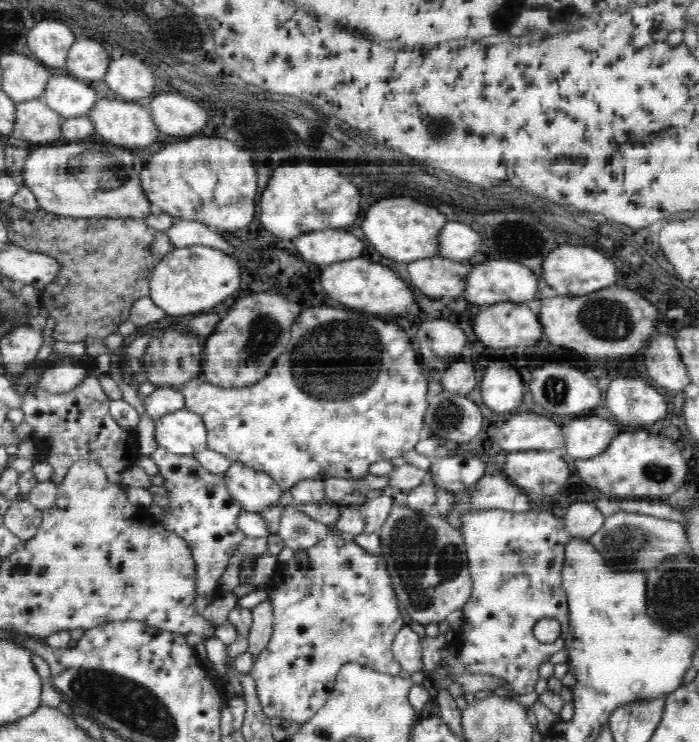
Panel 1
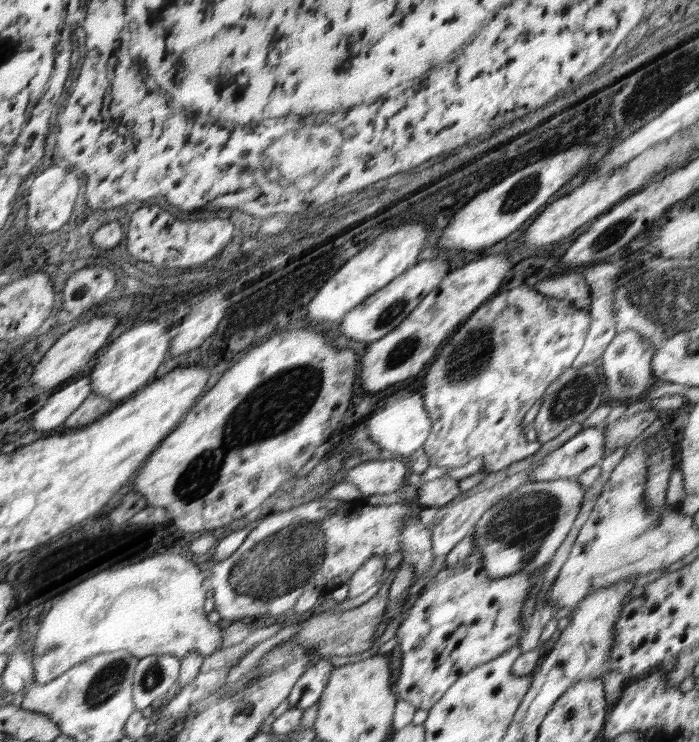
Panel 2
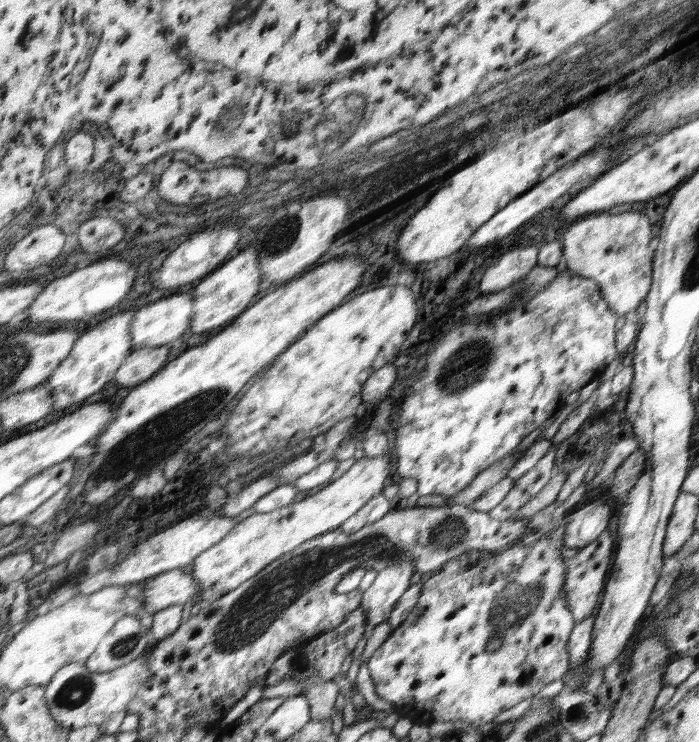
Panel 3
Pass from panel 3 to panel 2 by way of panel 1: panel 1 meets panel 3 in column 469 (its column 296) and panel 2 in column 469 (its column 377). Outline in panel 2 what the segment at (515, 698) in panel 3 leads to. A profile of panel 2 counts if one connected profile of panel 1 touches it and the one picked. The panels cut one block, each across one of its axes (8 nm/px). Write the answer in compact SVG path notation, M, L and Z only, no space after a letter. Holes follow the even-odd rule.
M474 552L462 563L453 568L442 568L433 578L425 580L418 599L412 603L410 611L406 611L395 633L397 645L402 650L400 675L393 688L398 700L410 702L417 710L429 711L464 673L508 653L519 642L519 635L526 624L520 619L520 612L536 581L537 572L491 579L484 563L483 554Z

